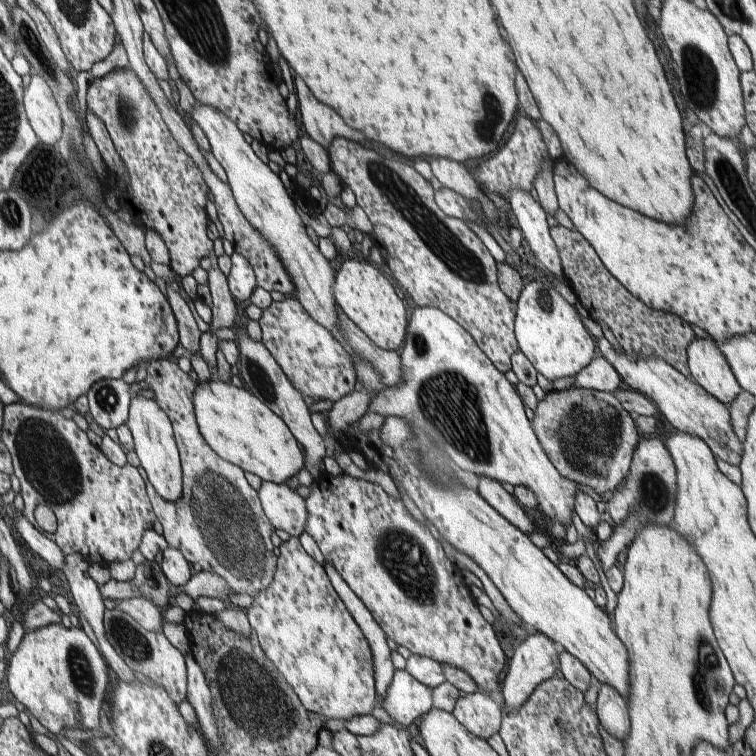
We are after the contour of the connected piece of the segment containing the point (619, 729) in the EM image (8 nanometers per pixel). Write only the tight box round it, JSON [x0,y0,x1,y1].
[597,684,632,741]

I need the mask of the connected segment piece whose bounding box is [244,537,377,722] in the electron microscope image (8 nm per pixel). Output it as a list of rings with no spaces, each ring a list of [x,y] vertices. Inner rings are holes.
[[[291,537],[279,547],[278,570],[273,584],[253,597],[254,603],[244,609],[252,632],[258,637],[262,650],[281,671],[284,678],[301,697],[306,710],[327,719],[347,721],[354,717],[371,715],[376,706],[374,692],[375,666],[370,645],[361,627],[349,613],[337,590],[334,590],[325,567],[316,562],[302,548],[299,537]]]

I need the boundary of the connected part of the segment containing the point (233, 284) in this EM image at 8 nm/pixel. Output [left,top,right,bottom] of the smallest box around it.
[226,253,257,302]

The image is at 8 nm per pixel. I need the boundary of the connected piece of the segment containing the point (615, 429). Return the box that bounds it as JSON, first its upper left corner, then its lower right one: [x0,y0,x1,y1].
[534,388,638,493]

